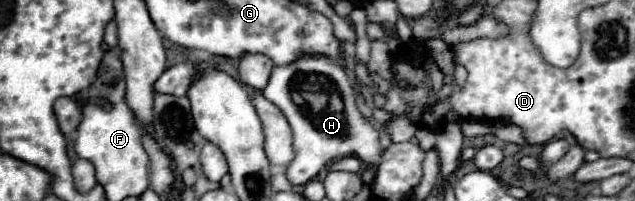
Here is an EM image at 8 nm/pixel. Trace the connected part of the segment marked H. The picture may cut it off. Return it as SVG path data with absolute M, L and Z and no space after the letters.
M314 55L302 57L288 67L274 67L262 95L284 113L294 133L296 157L286 167L286 177L292 185L308 183L326 167L326 163L352 153L366 165L380 165L382 153L378 131L358 111L352 83L348 81L344 67L332 59Z

